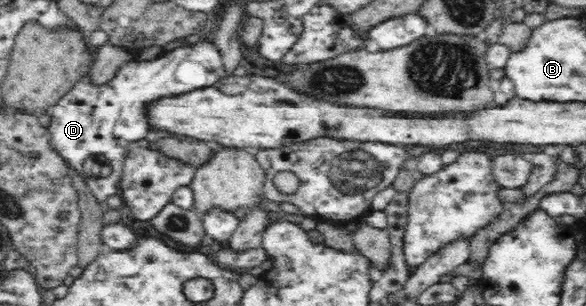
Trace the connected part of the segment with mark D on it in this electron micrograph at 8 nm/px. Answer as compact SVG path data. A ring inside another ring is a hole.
M207 39L168 51L152 61L124 65L115 79L102 87L92 86L88 78L82 79L49 109L52 121L47 130L52 136L52 145L84 178L96 204L105 207L105 201L121 189L124 162L130 146L144 140L149 132L148 122L144 118L144 105L162 95L178 95L213 86L224 74L223 67L219 47ZM92 157L102 157L112 171L106 177L90 177L84 171L84 163Z

